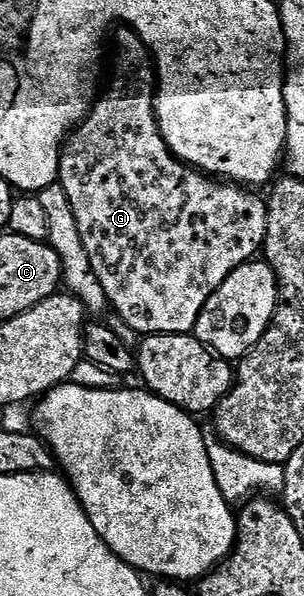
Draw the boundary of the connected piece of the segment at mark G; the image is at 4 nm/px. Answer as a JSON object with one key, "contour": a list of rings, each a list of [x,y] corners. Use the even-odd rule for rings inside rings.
{"contour":[[[119,28],[114,31],[115,55],[111,58],[111,79],[106,79],[105,89],[96,97],[90,114],[74,127],[73,133],[66,139],[59,155],[59,176],[57,182],[64,186],[65,192],[72,204],[73,214],[80,229],[81,240],[84,241],[85,251],[89,254],[89,261],[97,280],[105,290],[110,309],[124,321],[137,335],[149,334],[190,334],[194,331],[197,320],[213,292],[221,288],[225,279],[247,262],[252,261],[262,251],[265,232],[267,231],[267,204],[258,198],[254,189],[242,184],[220,180],[212,175],[204,174],[193,166],[188,166],[174,152],[170,150],[163,139],[159,121],[155,115],[157,105],[157,71],[151,51],[141,40],[137,31],[130,28]]]}

